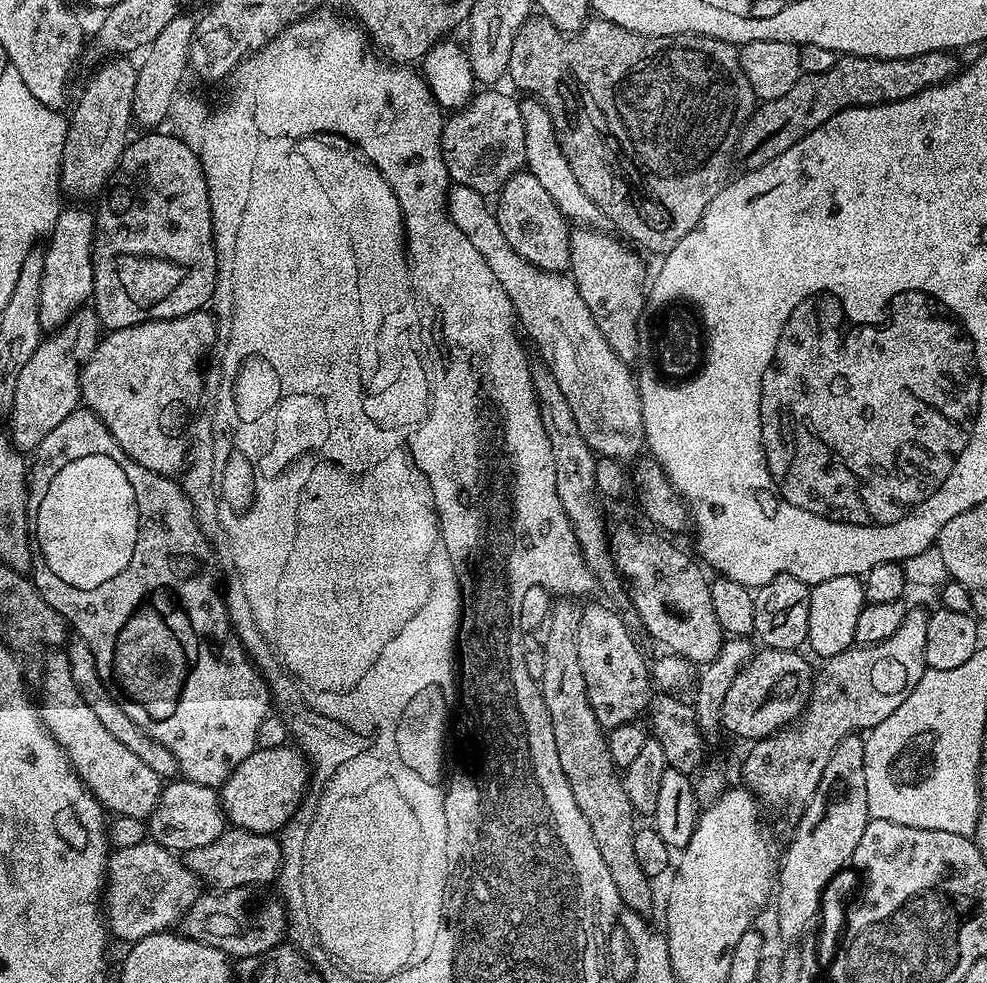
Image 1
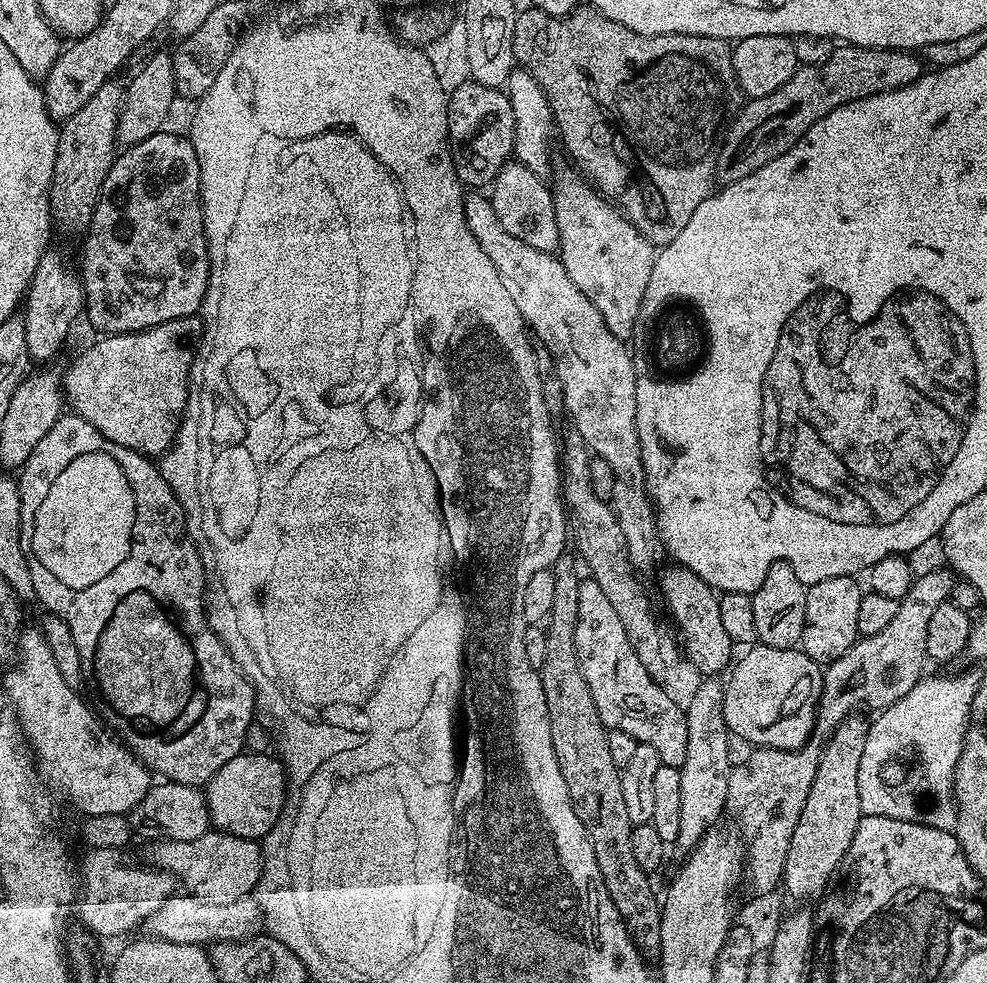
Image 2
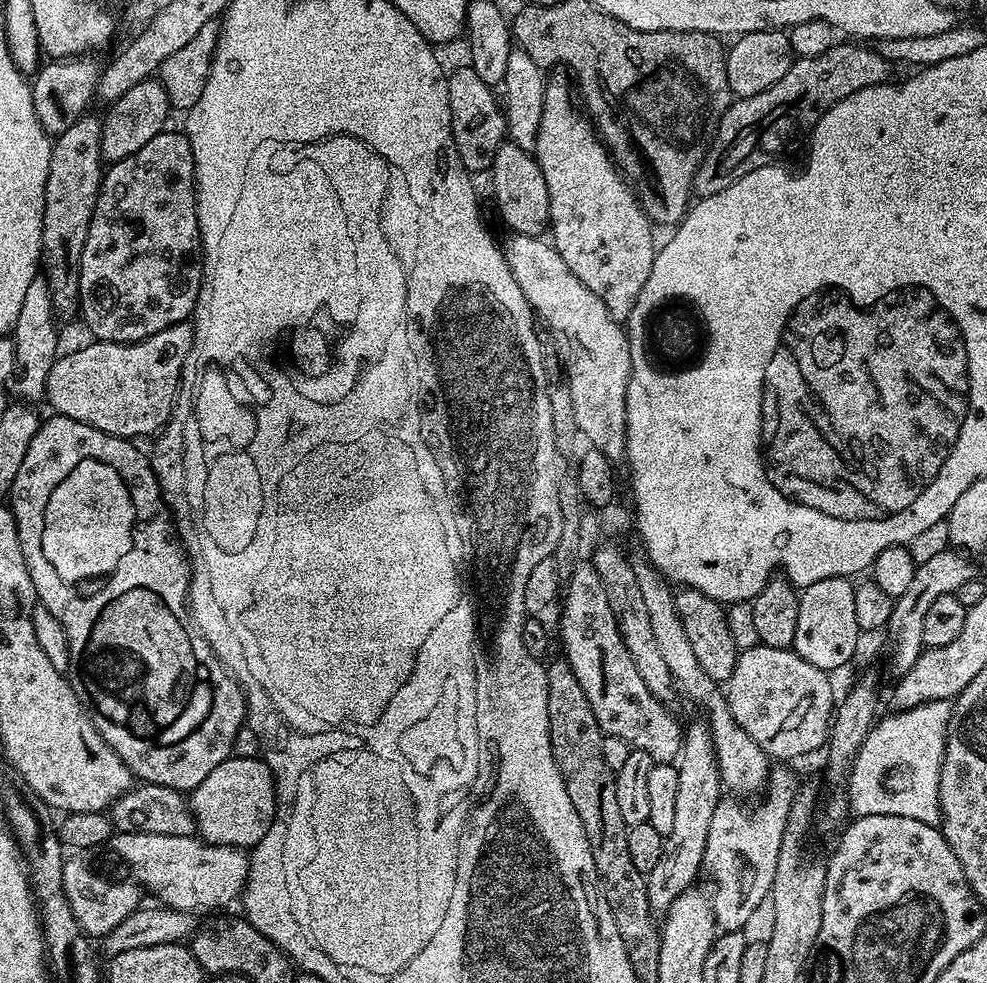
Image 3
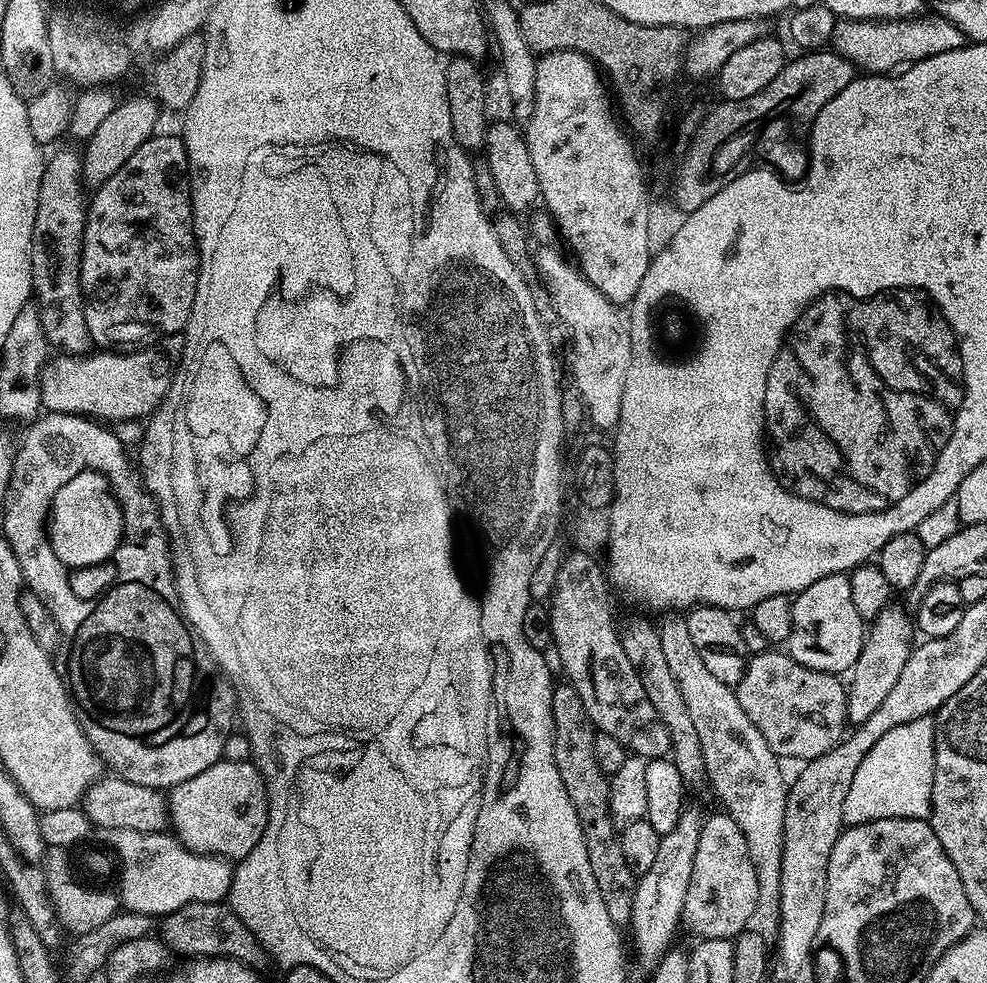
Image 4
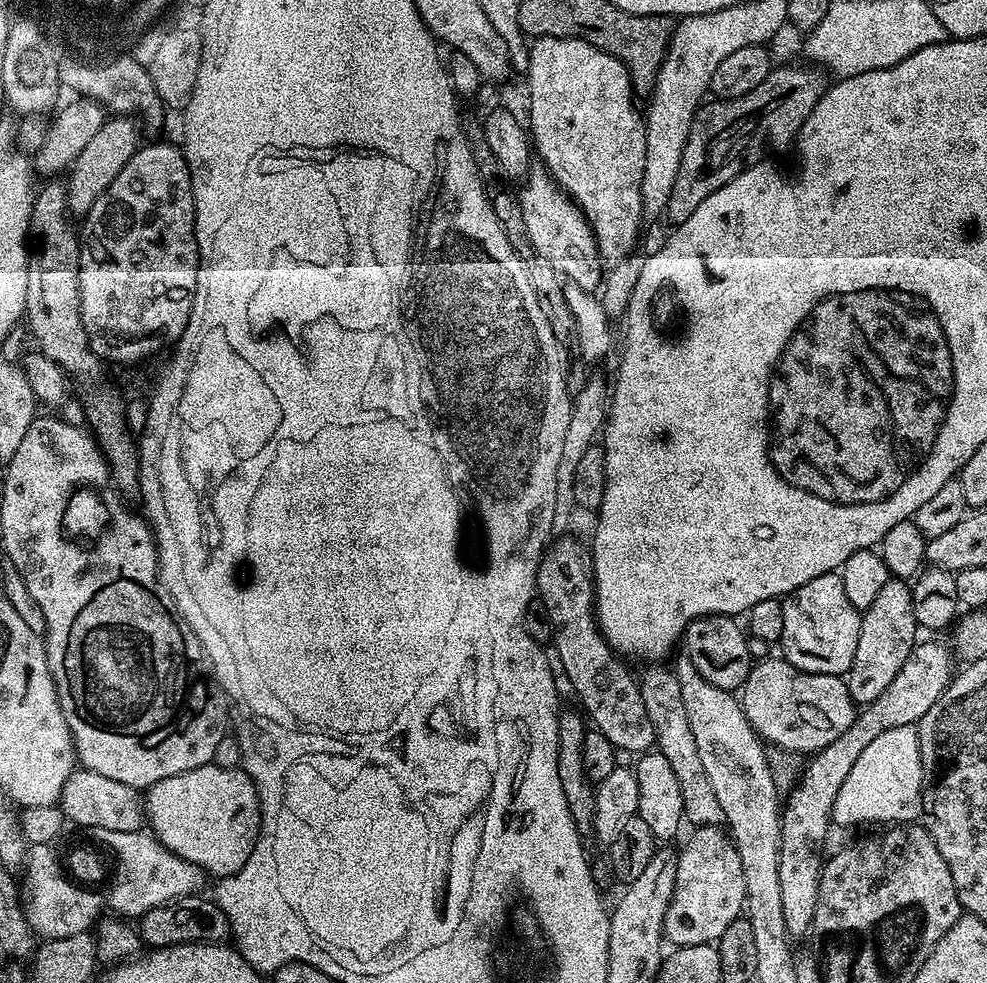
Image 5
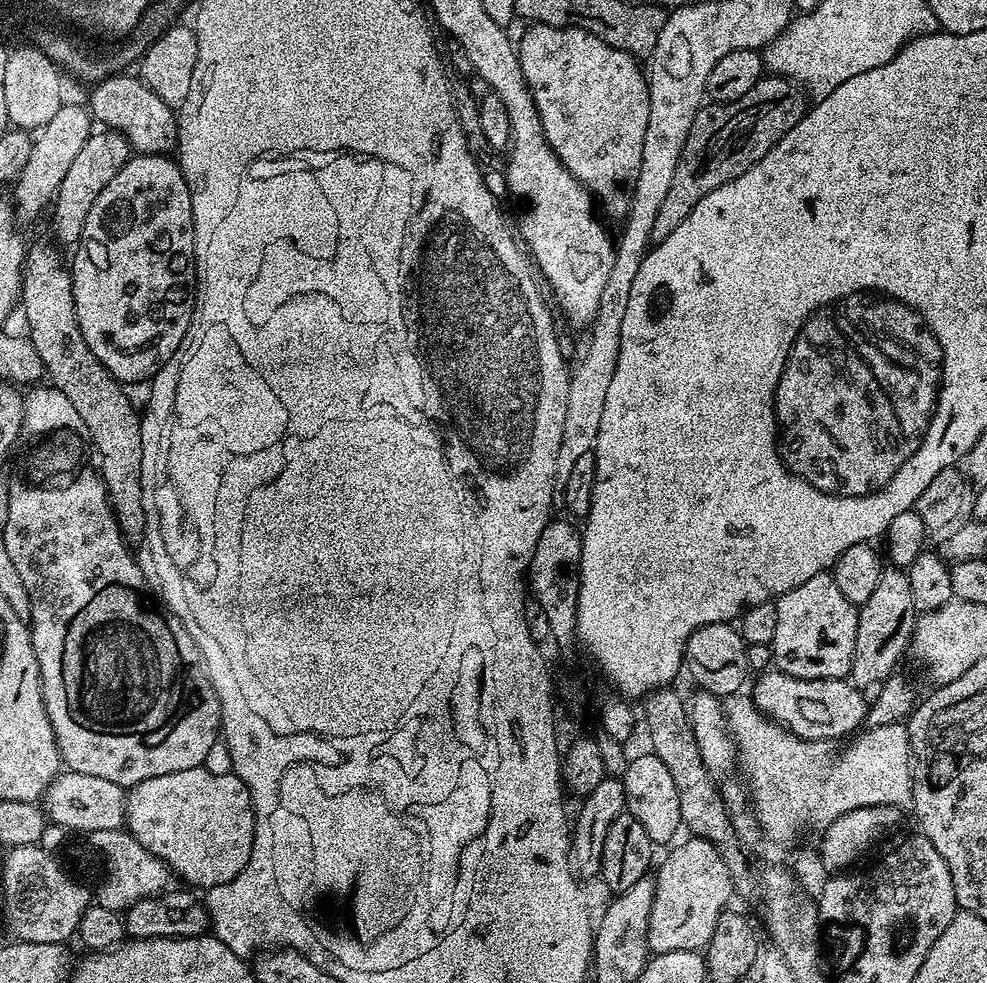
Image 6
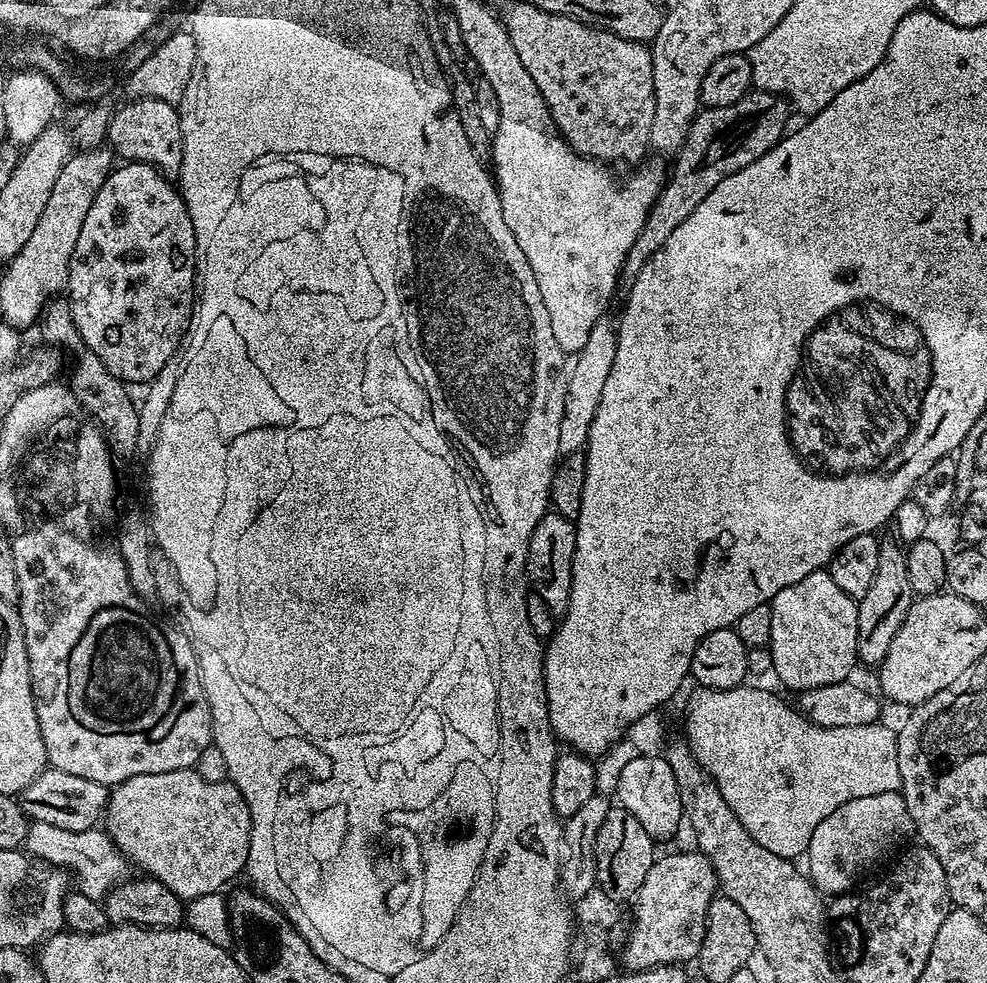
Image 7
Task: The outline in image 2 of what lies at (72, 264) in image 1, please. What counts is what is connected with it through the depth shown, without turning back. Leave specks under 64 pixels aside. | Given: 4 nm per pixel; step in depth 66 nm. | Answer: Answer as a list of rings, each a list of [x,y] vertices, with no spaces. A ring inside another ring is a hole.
[[[47,250],[41,256],[26,297],[22,302],[22,315],[26,326],[26,350],[33,361],[48,362],[64,344],[68,331],[76,319],[81,319],[84,307],[84,286],[72,264],[60,252]]]

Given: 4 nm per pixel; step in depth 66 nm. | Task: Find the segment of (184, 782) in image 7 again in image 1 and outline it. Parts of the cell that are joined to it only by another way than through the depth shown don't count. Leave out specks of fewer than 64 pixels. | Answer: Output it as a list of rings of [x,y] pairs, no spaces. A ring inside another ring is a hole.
[[[283,746],[276,749],[260,749],[250,754],[246,762],[242,762],[226,778],[226,782],[220,785],[220,804],[224,808],[224,815],[227,823],[234,828],[250,830],[258,834],[271,836],[279,833],[288,825],[292,815],[300,807],[309,787],[310,787],[310,765],[301,749]]]

